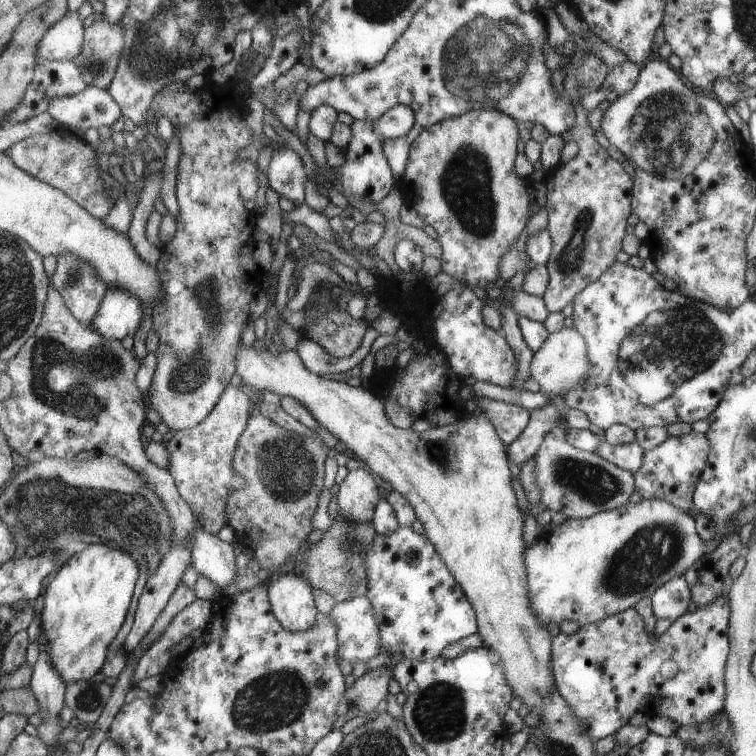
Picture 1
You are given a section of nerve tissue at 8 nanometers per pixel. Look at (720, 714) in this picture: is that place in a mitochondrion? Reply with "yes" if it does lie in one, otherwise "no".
no

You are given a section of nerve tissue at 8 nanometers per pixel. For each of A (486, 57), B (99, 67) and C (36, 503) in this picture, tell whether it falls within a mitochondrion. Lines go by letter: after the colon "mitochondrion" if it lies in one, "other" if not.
A: mitochondrion
B: mitochondrion
C: mitochondrion

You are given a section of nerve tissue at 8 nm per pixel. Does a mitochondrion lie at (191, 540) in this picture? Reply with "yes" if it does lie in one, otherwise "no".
no

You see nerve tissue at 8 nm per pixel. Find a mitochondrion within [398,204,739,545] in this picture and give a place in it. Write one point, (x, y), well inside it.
(684, 342)

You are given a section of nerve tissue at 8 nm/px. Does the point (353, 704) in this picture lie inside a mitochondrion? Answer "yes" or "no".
yes

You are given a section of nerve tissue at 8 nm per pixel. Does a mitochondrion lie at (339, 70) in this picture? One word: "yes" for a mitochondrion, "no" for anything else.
no

